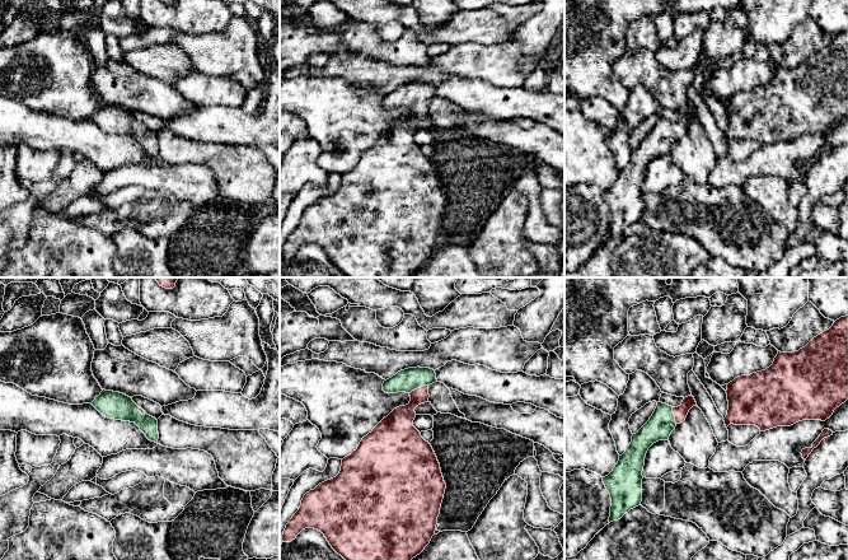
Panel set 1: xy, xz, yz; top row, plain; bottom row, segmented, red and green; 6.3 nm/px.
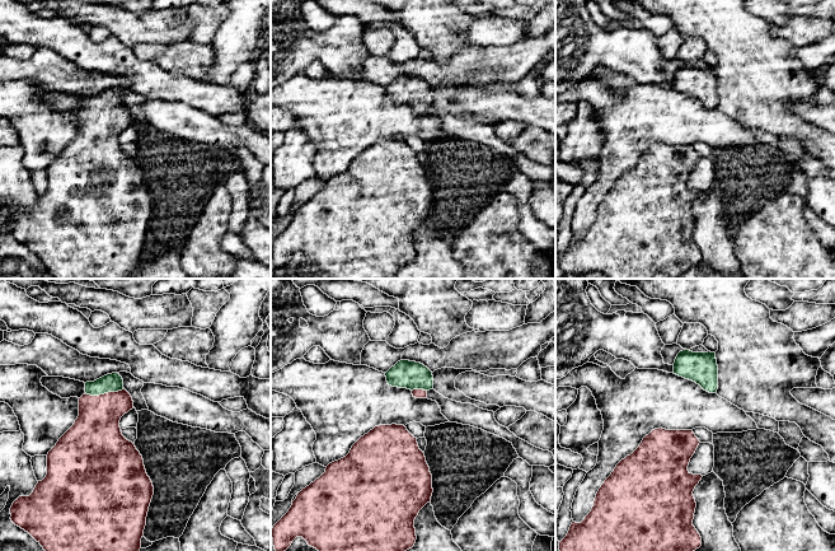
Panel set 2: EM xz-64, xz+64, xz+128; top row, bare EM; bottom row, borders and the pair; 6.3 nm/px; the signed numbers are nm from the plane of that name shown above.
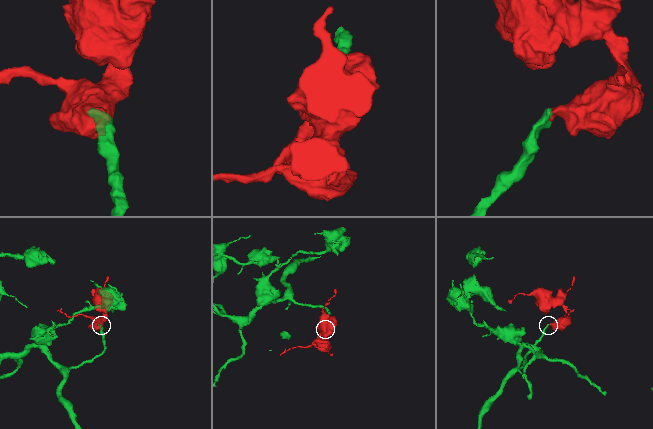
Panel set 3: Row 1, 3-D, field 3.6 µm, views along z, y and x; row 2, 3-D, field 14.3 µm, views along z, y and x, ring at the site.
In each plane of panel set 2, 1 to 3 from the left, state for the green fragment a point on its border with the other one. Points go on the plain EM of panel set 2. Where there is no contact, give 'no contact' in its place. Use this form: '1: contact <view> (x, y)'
1: contact xz-64 (104, 108)
2: contact xz+64 (418, 104)
3: no contact

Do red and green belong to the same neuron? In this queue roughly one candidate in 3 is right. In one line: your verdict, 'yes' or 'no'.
yes

